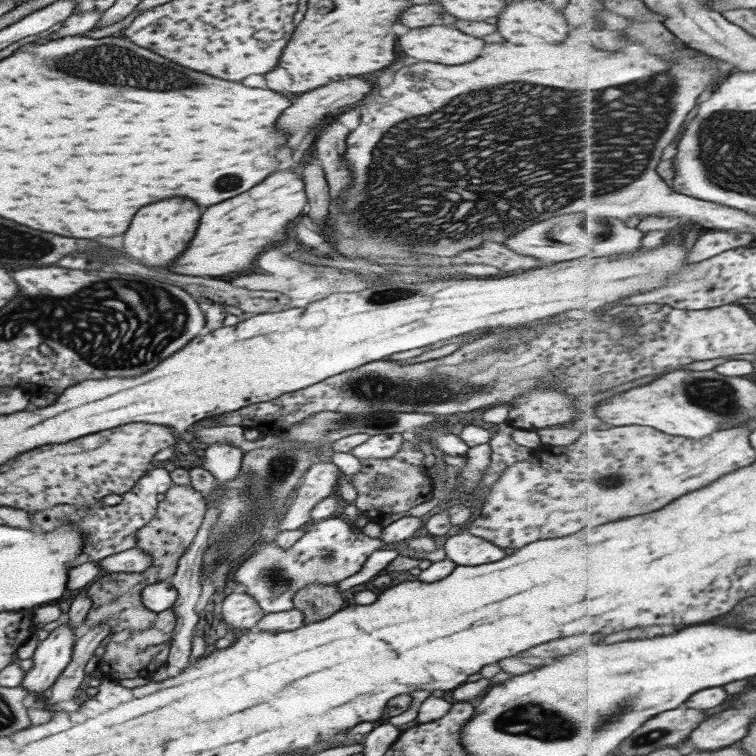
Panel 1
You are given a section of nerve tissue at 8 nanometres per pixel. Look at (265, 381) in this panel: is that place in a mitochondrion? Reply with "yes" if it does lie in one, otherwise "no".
no

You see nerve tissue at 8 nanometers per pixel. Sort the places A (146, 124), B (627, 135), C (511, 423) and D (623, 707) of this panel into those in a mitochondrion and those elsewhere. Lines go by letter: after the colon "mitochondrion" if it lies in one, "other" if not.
A: other
B: mitochondrion
C: other
D: mitochondrion

